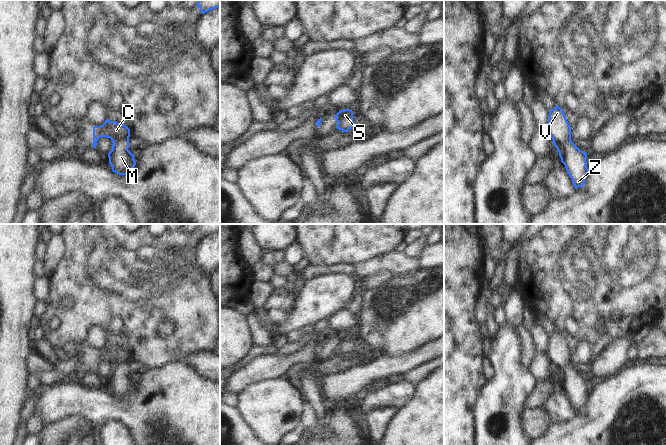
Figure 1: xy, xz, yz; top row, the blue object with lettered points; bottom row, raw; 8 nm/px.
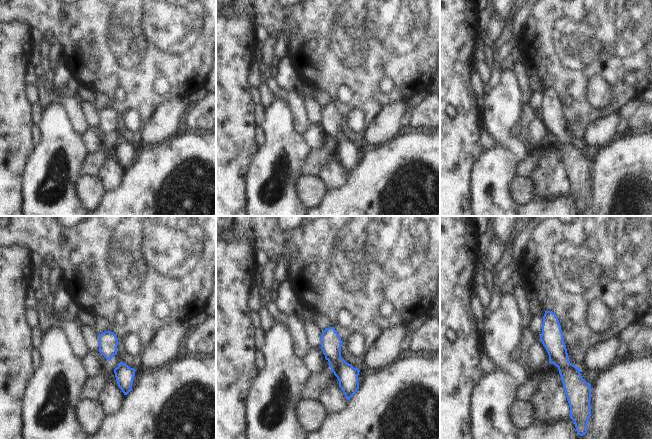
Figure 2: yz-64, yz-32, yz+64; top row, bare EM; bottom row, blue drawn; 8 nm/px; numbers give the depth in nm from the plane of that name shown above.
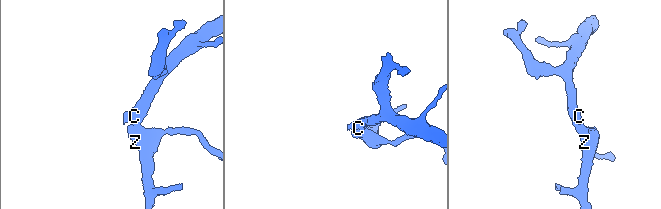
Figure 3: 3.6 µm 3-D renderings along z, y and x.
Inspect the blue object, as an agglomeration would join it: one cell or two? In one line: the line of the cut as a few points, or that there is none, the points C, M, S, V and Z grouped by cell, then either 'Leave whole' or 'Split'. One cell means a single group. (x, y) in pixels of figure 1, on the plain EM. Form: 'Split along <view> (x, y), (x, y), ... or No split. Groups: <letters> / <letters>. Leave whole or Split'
No split. Groups: C M S V Z. Leave whole

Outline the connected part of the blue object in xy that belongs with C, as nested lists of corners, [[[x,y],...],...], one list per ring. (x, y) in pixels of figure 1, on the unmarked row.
[[[106,343],[102,349],[93,351],[92,371],[96,372],[100,361],[110,362],[114,367],[108,377],[112,395],[119,399],[128,398],[136,389],[134,378],[128,374],[130,353],[122,347]]]

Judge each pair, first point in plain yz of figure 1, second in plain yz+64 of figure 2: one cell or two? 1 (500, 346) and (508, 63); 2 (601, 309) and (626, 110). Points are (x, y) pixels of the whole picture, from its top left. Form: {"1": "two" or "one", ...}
{"1": "two", "2": "two"}

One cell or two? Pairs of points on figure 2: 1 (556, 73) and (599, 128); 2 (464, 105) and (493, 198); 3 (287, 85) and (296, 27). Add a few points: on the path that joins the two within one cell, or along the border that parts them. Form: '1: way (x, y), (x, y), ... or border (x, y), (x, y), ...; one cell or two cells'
1: border (616, 112), (594, 120), (587, 127), (582, 141); two cells
2: border (484, 150), (475, 162), (471, 171), (471, 178); two cells
3: border (292, 65), (295, 69); two cells

